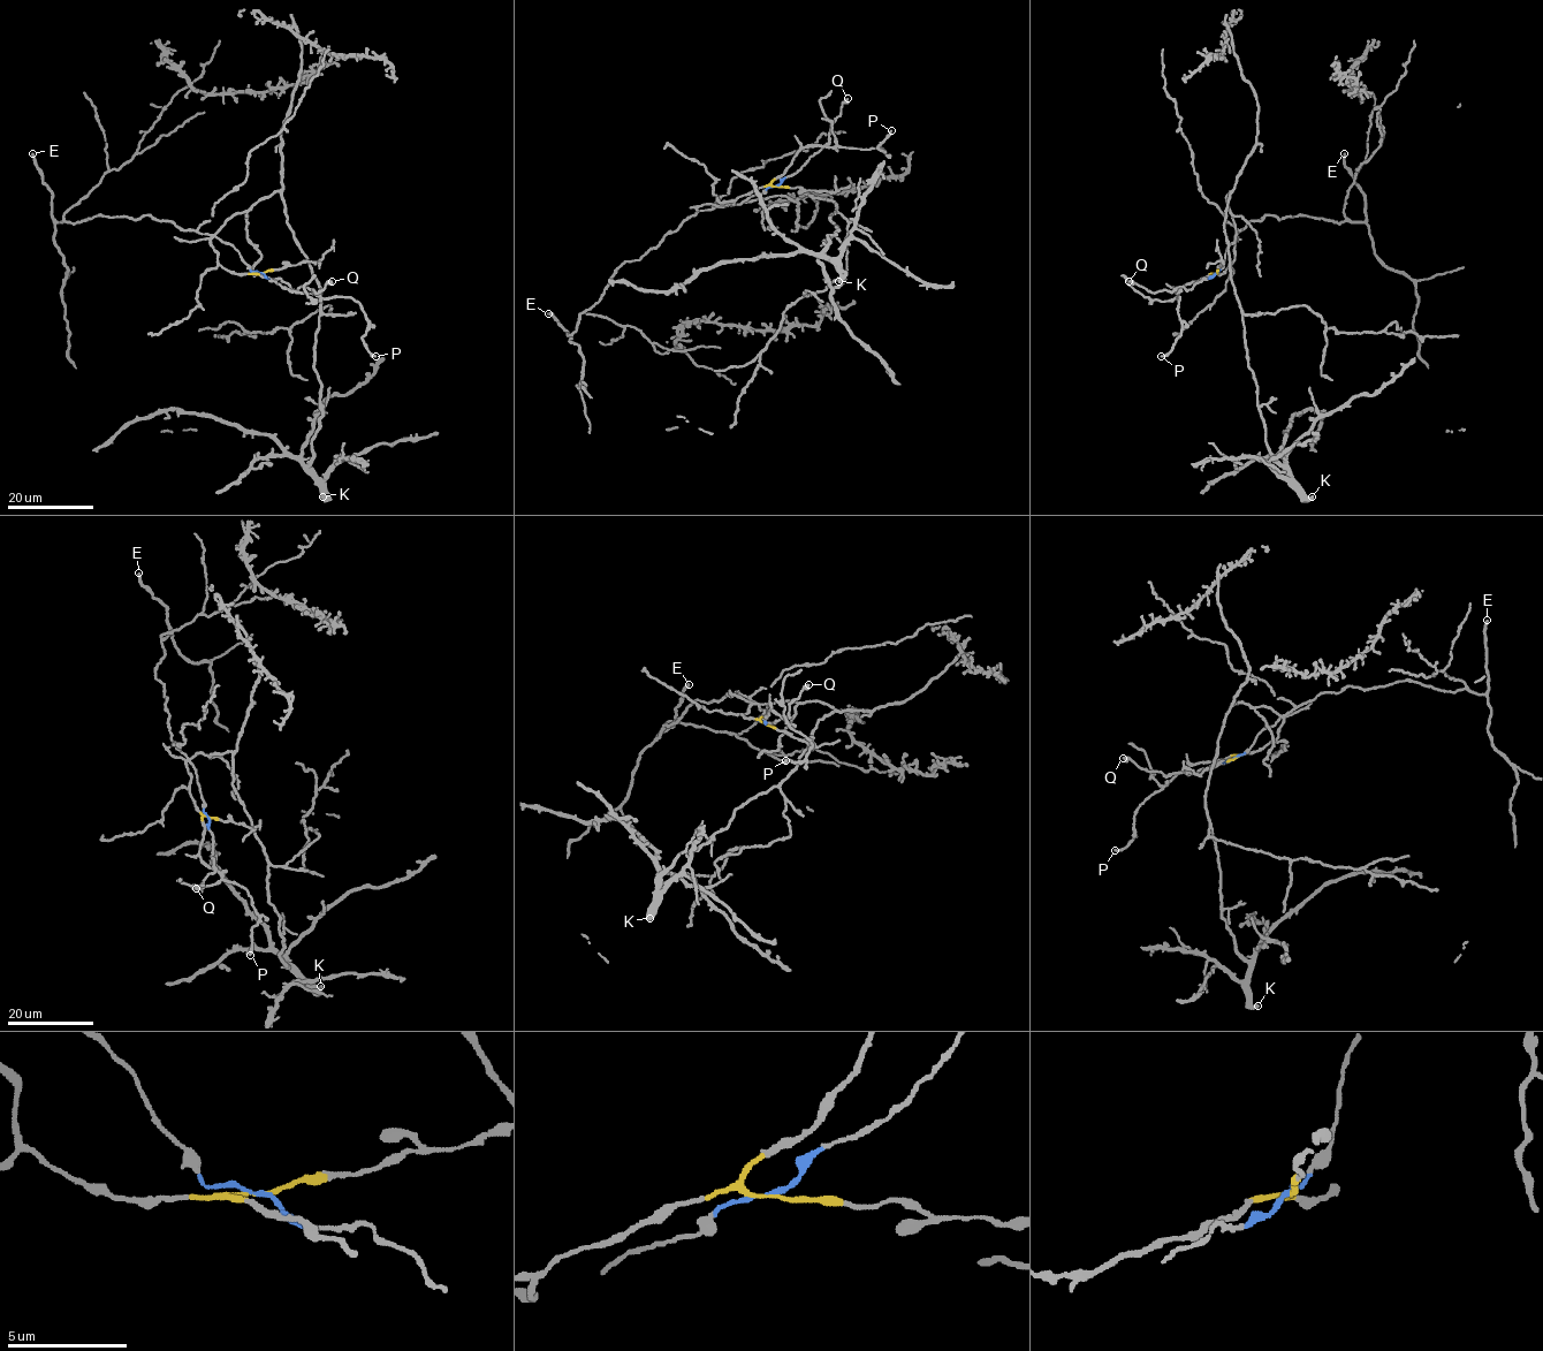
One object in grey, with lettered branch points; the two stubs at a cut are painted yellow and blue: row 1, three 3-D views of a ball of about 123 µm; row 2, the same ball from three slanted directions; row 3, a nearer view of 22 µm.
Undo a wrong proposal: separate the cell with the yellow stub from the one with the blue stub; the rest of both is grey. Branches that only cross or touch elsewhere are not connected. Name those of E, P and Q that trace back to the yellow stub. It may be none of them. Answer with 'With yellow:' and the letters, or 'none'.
With yellow: P

